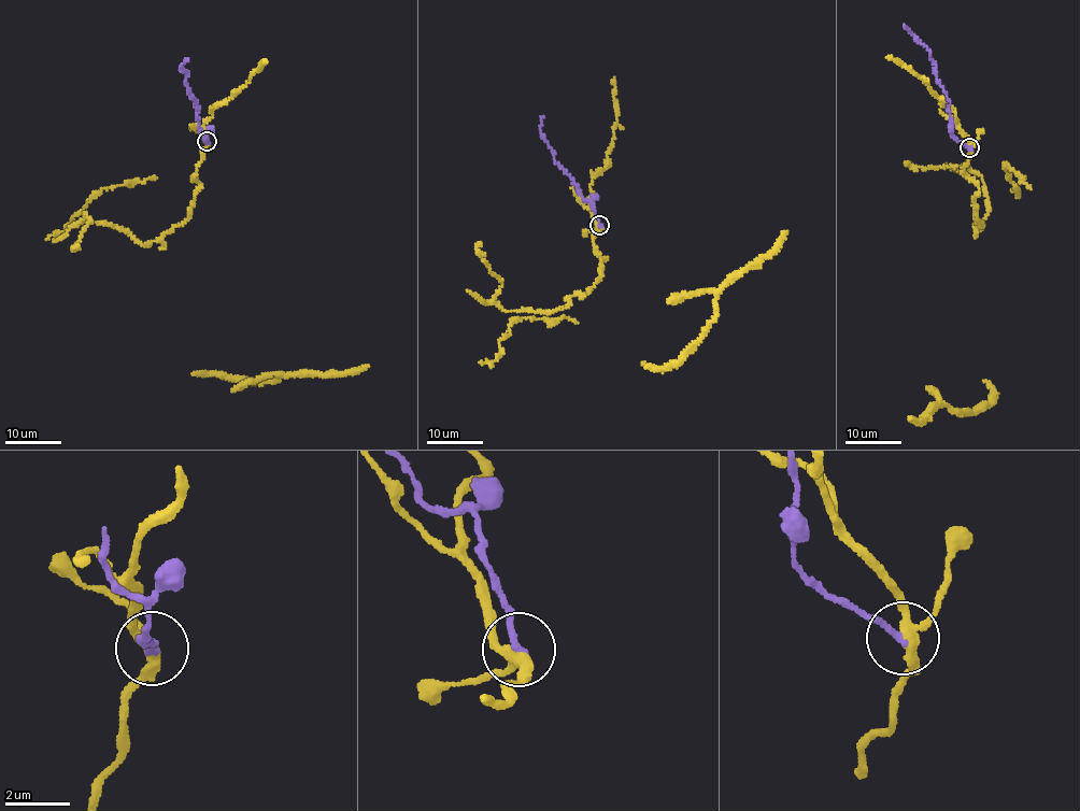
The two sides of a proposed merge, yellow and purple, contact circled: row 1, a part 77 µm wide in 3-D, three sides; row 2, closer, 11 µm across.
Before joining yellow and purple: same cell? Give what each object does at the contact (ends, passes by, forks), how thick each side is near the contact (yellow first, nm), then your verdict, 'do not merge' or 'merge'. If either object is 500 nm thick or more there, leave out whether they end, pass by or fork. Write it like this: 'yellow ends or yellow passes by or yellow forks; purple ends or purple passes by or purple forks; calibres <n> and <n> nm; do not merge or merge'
yellow forks; purple ends; calibres 280 and 200 nm; do not merge

